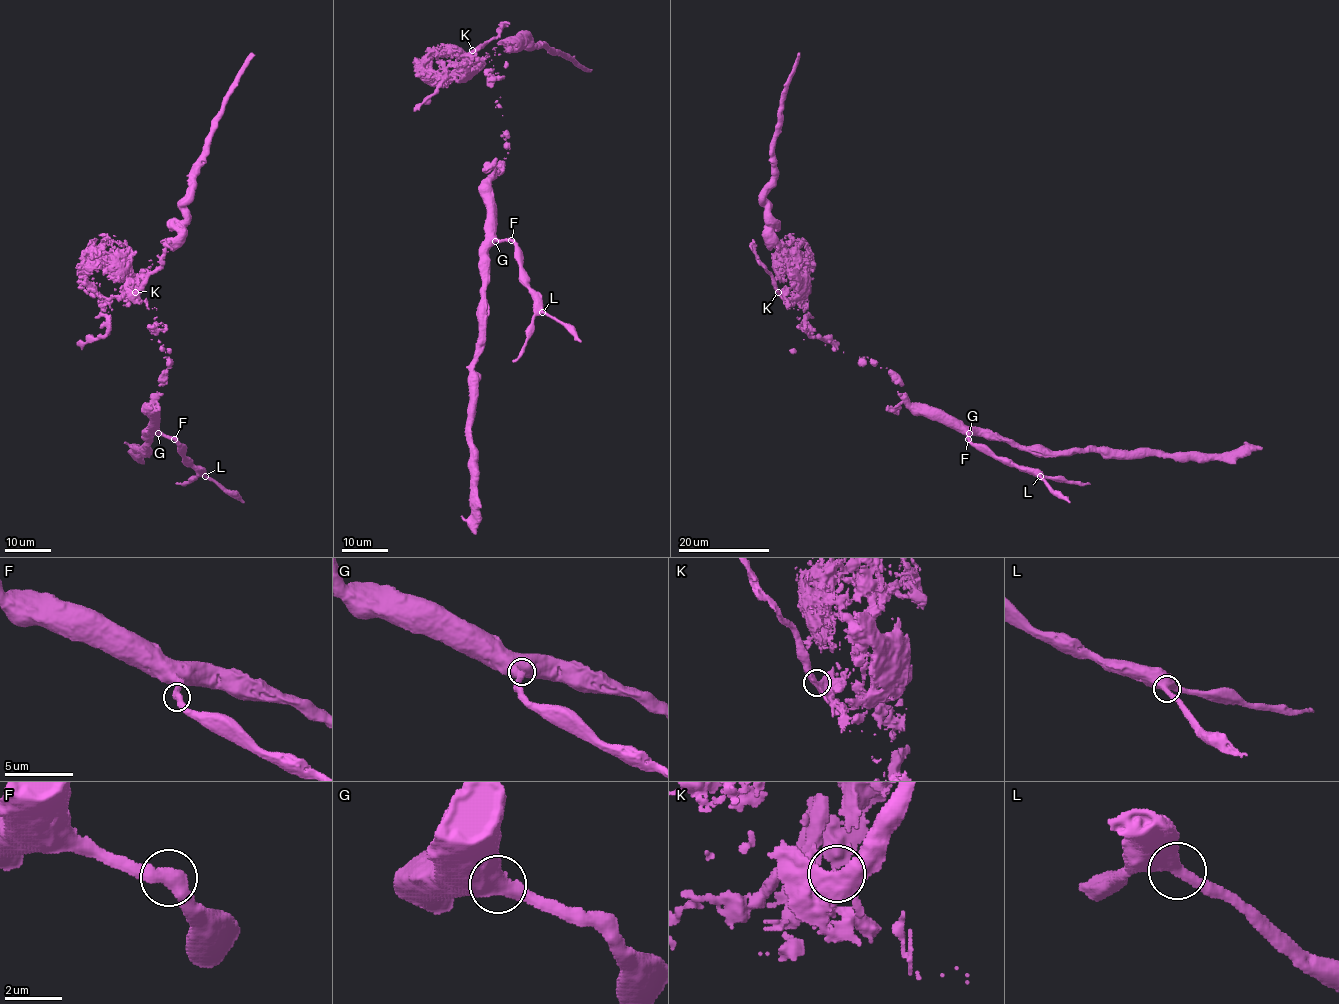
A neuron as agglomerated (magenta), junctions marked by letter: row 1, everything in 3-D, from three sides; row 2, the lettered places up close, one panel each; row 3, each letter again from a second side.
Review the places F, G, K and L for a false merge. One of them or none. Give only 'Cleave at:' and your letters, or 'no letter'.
Cleave at: no letter

